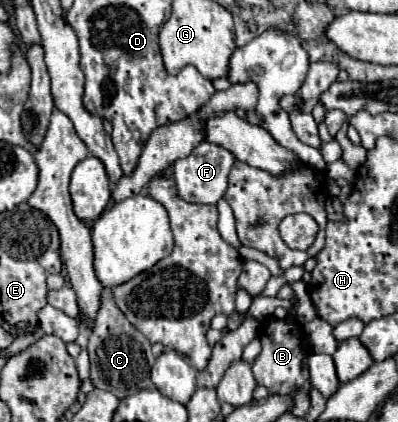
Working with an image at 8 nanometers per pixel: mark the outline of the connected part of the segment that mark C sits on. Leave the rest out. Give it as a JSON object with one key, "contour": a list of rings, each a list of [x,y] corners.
{"contour":[[[104,287],[100,295],[100,309],[96,313],[92,335],[88,339],[88,355],[90,355],[90,379],[94,387],[112,391],[118,399],[124,399],[128,395],[152,387],[150,381],[150,369],[154,365],[152,345],[116,307],[110,287]]]}

